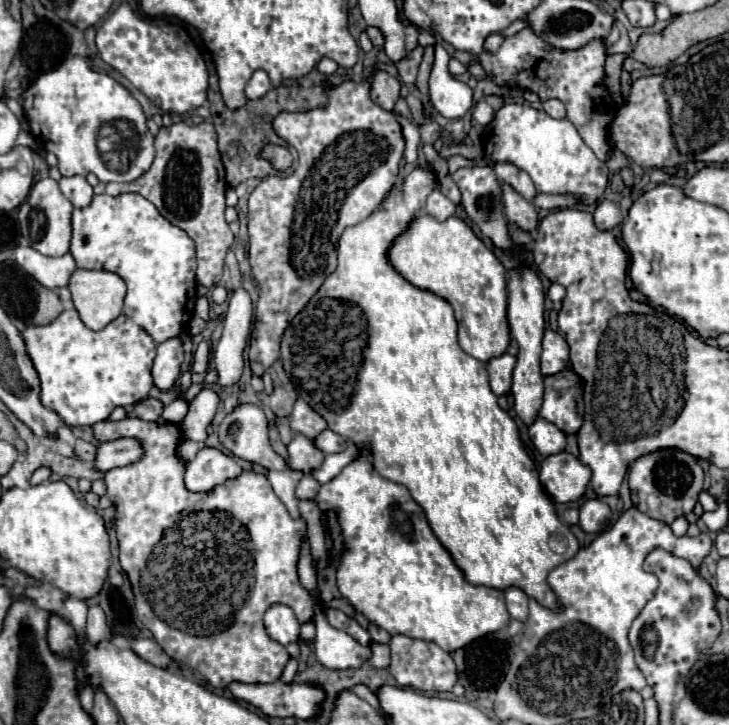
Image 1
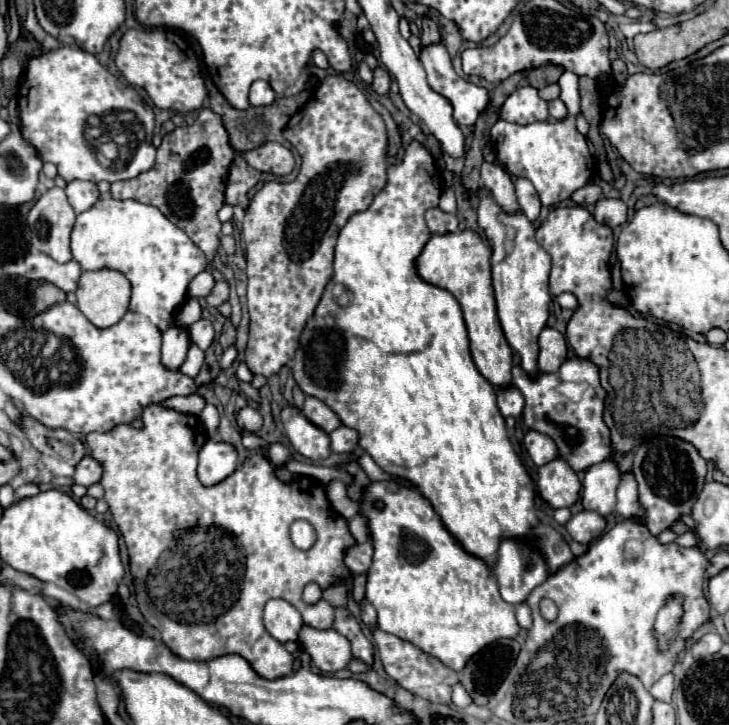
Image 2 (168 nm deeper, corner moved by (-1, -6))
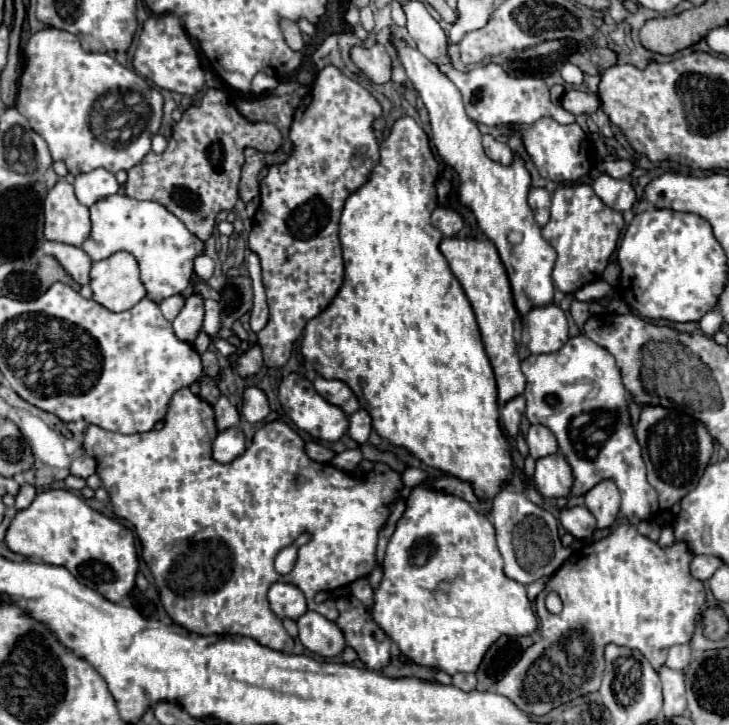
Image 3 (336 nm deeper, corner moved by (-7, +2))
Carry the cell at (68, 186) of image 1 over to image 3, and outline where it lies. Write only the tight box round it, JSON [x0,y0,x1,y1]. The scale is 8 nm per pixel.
[73,169,121,207]

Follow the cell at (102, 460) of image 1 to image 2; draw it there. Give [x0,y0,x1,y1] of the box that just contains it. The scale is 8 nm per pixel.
[73,455,103,487]

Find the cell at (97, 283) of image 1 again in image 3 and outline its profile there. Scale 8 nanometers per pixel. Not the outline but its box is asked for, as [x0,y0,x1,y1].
[91,251,147,311]

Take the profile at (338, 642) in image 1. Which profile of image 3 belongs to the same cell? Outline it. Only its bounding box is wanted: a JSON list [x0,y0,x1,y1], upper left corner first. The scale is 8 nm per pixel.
[297,611,347,657]

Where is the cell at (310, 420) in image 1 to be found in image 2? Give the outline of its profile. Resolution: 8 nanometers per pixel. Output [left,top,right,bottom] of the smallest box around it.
[301,397,341,433]

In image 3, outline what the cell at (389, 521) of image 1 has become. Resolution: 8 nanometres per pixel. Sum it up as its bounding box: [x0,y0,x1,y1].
[371,489,537,675]

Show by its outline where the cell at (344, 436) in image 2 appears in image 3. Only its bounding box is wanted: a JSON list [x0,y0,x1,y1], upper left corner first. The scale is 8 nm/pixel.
[349,409,371,443]

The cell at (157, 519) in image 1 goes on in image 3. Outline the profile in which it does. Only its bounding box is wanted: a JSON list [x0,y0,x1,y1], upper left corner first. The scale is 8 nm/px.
[83,387,403,653]

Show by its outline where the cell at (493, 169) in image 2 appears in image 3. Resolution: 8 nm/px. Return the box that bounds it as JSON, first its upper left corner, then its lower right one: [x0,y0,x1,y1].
[483,135,513,165]

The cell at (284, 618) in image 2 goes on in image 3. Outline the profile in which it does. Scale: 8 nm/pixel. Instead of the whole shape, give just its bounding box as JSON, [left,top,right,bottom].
[269,583,307,619]

